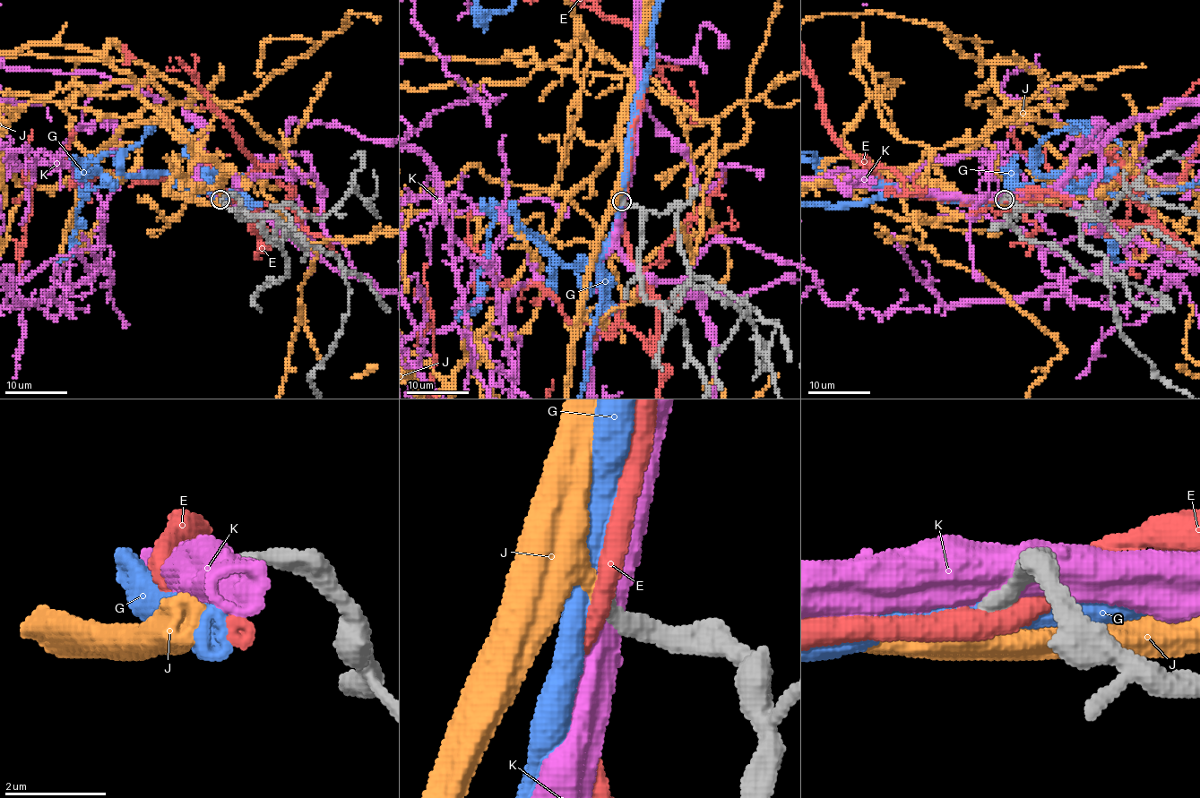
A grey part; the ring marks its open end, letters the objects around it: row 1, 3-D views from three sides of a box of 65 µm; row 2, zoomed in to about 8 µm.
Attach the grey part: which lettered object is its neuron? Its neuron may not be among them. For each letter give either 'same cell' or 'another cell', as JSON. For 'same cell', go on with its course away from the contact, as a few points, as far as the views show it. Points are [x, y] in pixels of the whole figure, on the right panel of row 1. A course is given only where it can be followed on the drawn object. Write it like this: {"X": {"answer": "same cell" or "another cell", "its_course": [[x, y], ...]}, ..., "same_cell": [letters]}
{"E": {"answer": "another cell"}, "G": {"answer": "another cell"}, "J": {"answer": "same cell"}, "K": {"answer": "another cell"}, "same_cell": ["J"]}

